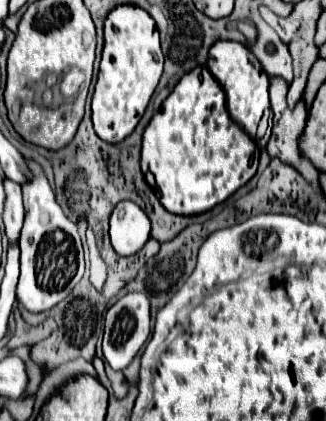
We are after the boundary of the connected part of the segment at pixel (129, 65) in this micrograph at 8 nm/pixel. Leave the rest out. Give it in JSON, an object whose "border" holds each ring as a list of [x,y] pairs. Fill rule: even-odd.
{"border":[[[138,6],[114,8],[104,26],[104,52],[100,74],[92,96],[92,122],[96,134],[104,142],[122,142],[140,122],[162,76],[164,54],[160,50],[160,36],[152,16]]]}

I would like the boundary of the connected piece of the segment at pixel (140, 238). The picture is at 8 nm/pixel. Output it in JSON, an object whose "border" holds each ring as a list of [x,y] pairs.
{"border":[[[130,200],[120,202],[110,216],[110,238],[120,256],[136,254],[150,238],[150,220],[144,210]]]}

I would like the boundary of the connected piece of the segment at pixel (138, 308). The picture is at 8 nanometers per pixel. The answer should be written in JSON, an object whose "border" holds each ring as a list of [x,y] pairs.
{"border":[[[130,292],[122,296],[108,312],[106,312],[106,324],[104,324],[104,340],[102,340],[102,352],[106,362],[114,370],[124,370],[138,350],[144,346],[144,342],[150,336],[150,302],[140,292]]]}

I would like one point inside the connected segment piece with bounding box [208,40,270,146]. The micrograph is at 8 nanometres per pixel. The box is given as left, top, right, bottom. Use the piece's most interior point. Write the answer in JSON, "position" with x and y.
{"position":[233,64]}

